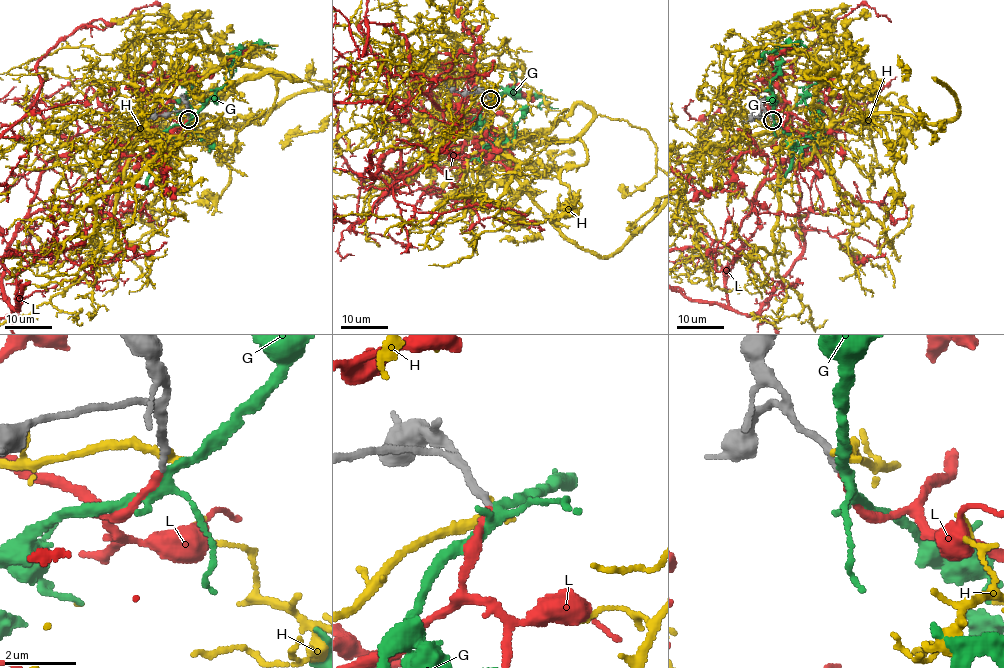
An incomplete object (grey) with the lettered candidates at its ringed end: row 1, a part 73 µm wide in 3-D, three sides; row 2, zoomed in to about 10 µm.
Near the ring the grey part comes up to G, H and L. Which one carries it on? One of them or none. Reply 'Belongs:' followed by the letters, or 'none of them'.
Belongs: L

